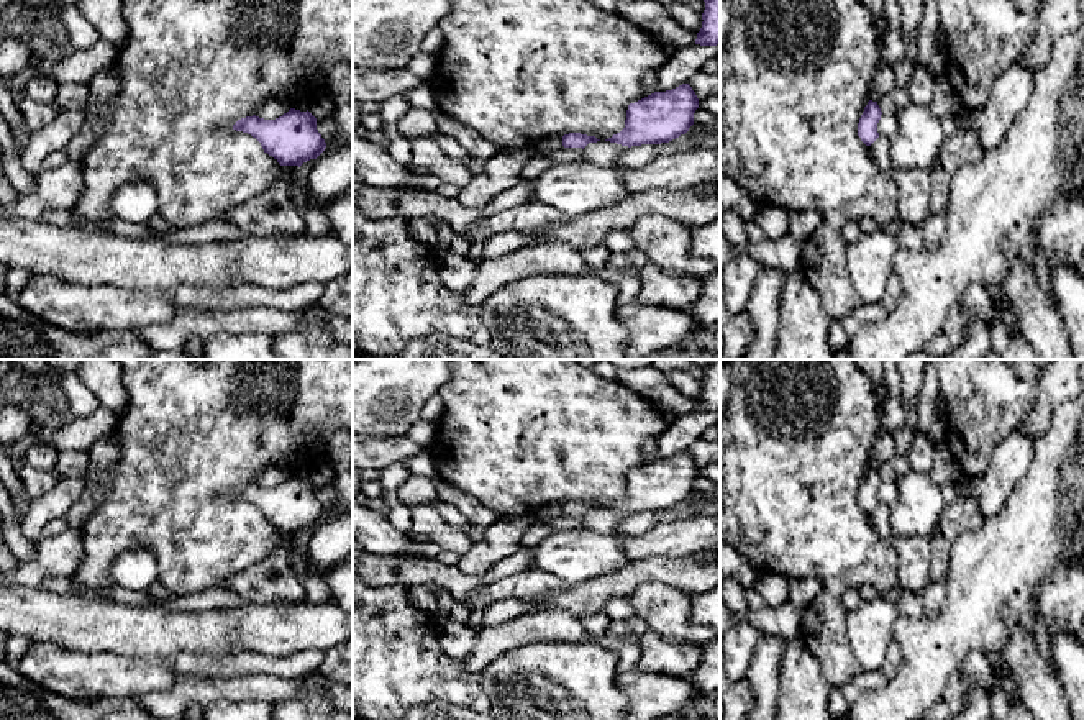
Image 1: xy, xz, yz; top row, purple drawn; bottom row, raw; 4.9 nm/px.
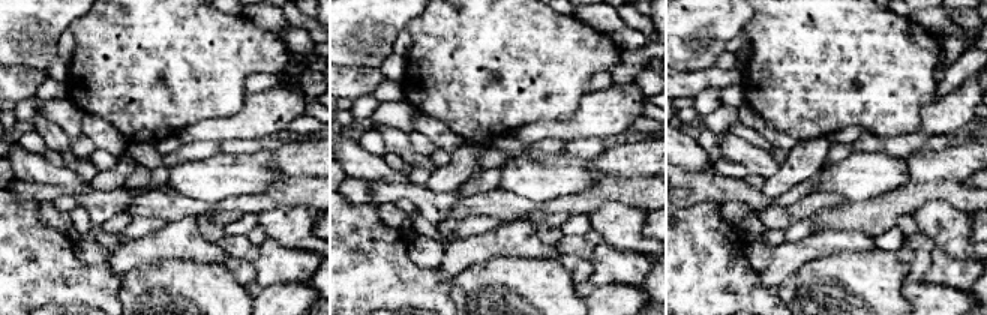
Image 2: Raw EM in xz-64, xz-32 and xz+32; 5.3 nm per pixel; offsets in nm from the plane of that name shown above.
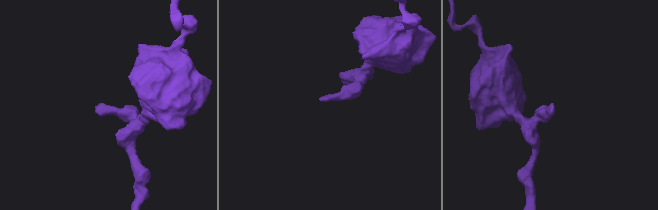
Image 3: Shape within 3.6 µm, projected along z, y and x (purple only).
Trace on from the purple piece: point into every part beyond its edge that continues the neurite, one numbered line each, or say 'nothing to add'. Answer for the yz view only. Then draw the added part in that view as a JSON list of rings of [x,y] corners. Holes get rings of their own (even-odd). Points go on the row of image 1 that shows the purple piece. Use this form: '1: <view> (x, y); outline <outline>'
nothing to add

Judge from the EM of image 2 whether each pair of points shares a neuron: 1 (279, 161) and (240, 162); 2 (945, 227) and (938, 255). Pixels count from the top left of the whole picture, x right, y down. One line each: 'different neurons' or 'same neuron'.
1: different neurons
2: different neurons

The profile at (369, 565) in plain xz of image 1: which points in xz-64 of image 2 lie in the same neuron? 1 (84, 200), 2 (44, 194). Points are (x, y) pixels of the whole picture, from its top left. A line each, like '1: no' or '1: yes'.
1: yes
2: yes

